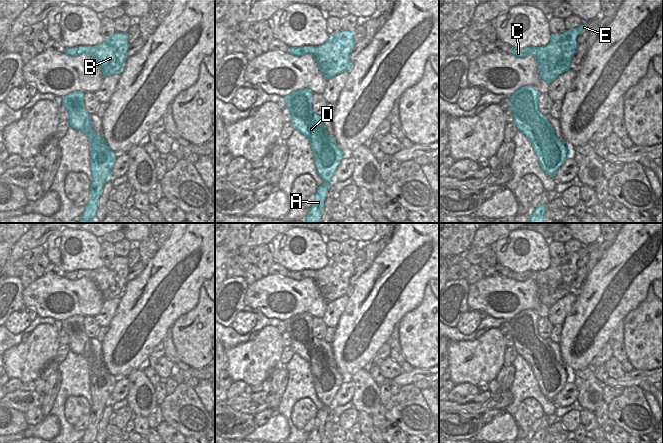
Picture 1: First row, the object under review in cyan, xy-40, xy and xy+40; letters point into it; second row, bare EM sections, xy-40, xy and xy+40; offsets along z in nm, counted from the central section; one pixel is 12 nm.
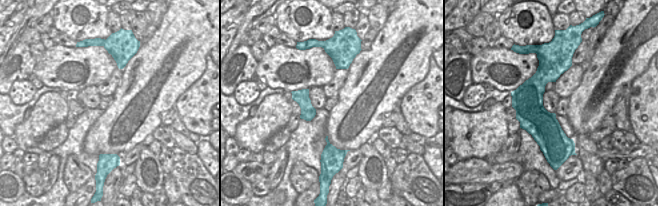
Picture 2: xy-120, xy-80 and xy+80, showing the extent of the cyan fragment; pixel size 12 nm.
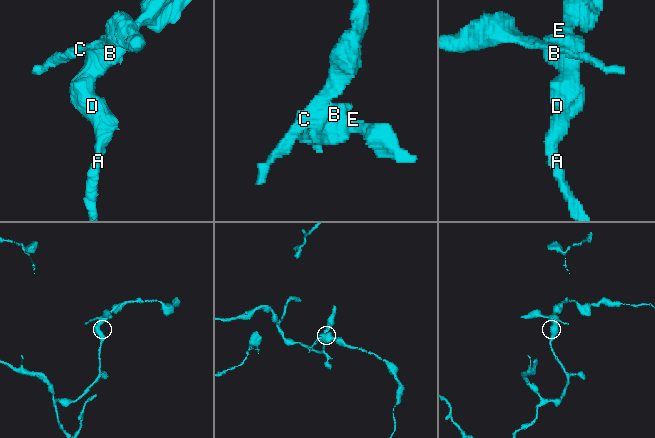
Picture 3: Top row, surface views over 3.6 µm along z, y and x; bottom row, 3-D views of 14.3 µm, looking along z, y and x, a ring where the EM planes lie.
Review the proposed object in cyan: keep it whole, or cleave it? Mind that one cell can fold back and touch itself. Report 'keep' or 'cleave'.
cleave

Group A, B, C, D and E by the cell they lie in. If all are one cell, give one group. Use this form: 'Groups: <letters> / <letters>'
Groups: A B D E / C

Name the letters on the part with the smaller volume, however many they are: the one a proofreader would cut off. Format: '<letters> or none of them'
C

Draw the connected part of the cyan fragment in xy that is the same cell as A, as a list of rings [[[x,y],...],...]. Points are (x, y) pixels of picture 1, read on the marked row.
[[[305,88],[285,96],[285,99],[292,126],[310,140],[316,171],[324,181],[318,187],[315,201],[304,220],[305,223],[320,223],[324,201],[330,190],[329,184],[344,153],[336,140],[329,137],[320,116],[312,110],[312,95],[313,92]]]

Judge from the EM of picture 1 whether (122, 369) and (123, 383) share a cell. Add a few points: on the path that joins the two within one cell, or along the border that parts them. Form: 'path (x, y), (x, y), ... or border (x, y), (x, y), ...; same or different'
border (118, 377), (126, 378); different

